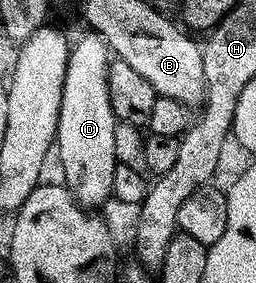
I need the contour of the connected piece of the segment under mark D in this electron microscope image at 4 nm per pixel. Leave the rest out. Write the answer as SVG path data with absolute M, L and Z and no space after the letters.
M87 33L71 46L62 89L55 146L62 163L65 185L80 205L96 209L113 194L117 161L114 153L114 131L117 117L109 97L108 71L110 50L99 34Z

